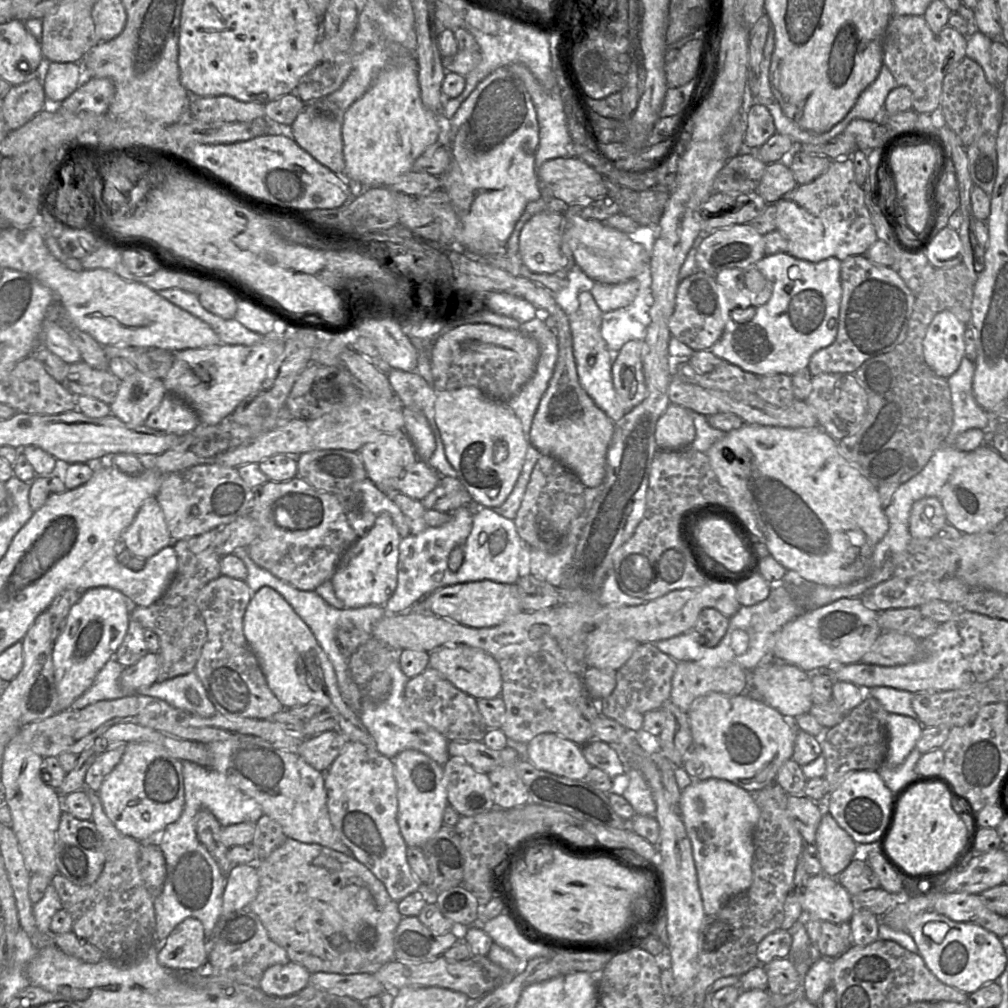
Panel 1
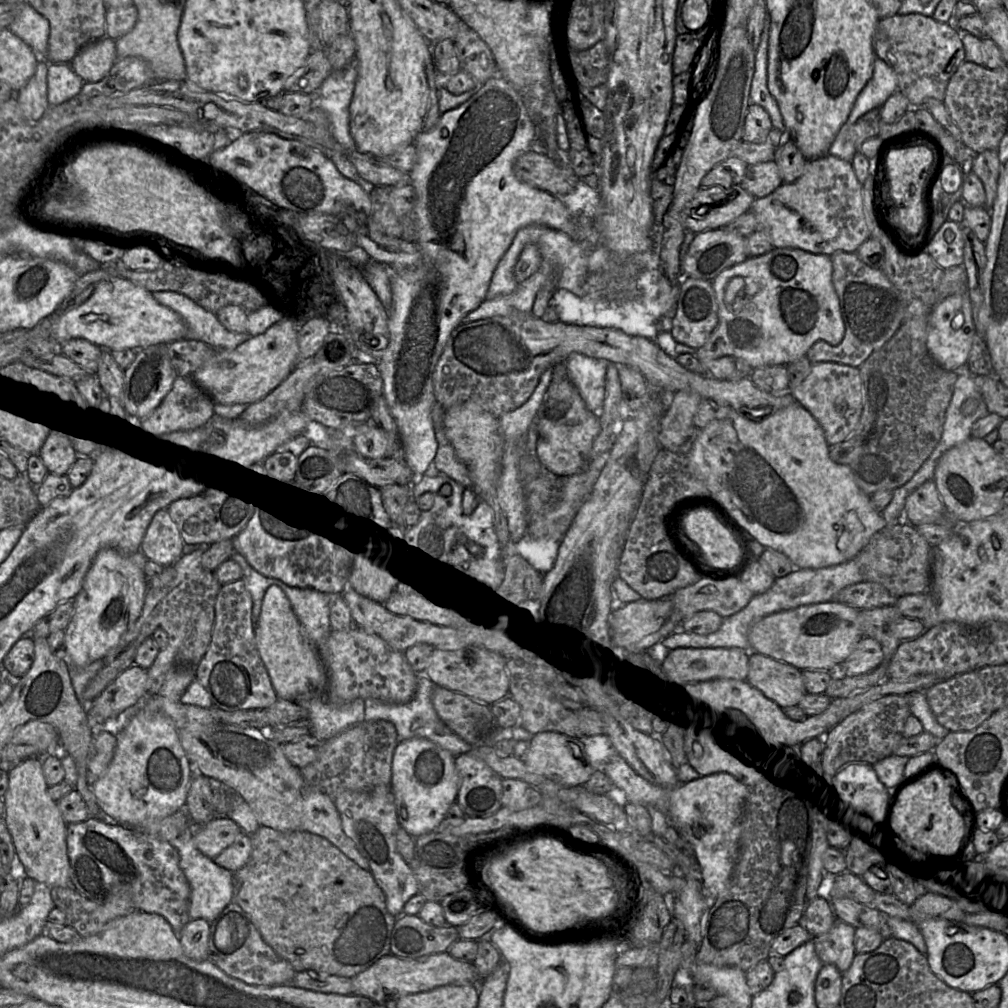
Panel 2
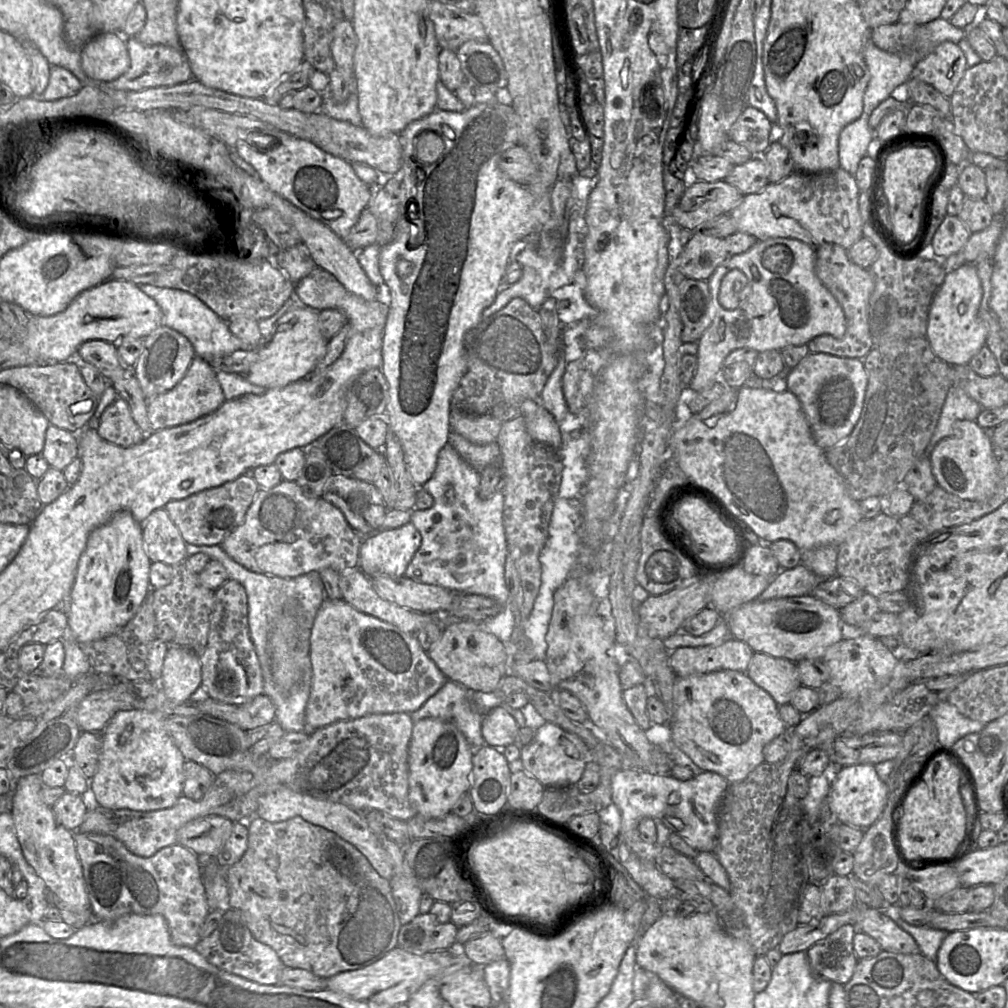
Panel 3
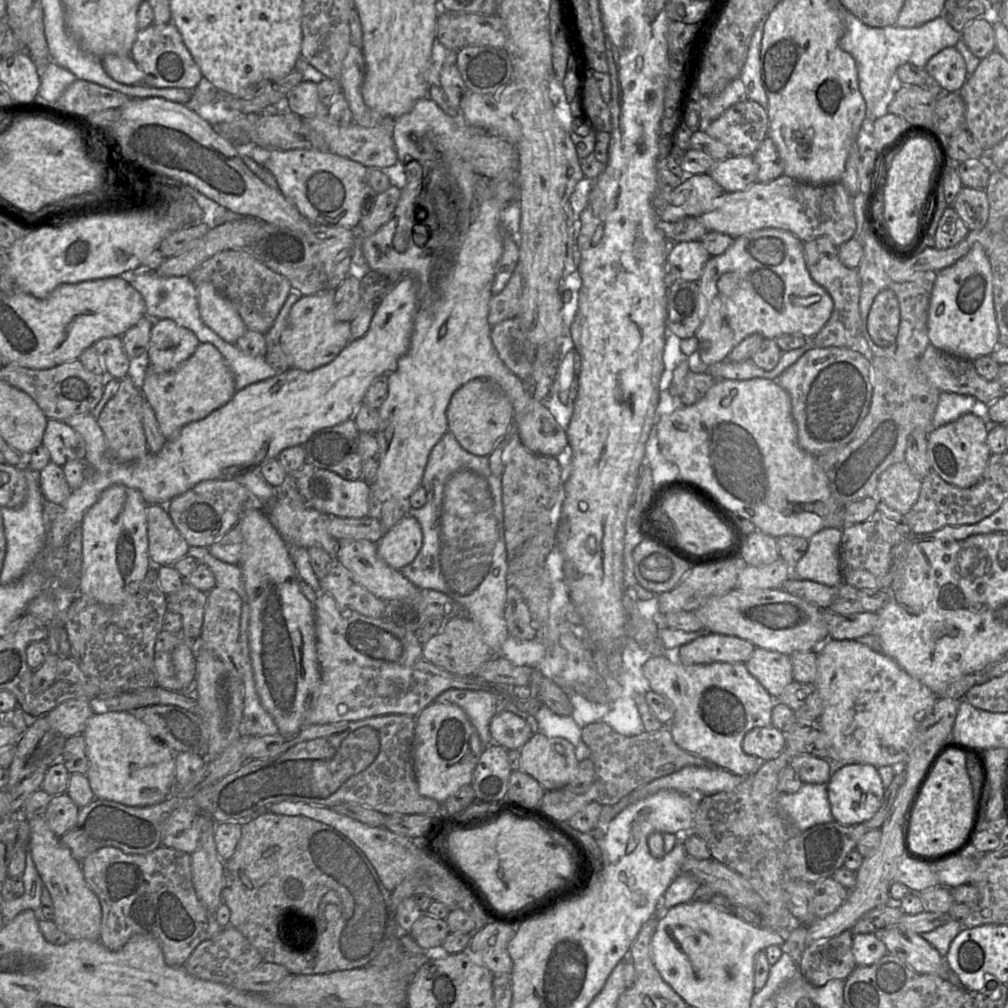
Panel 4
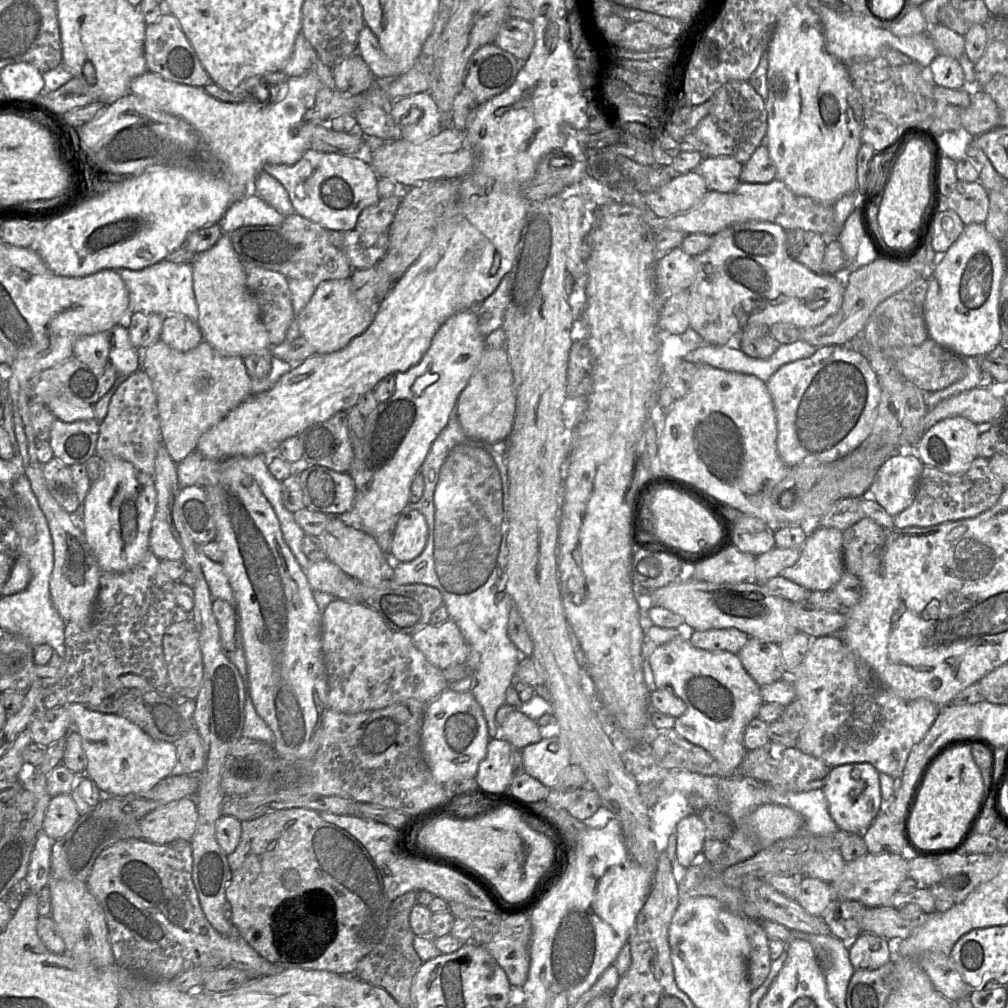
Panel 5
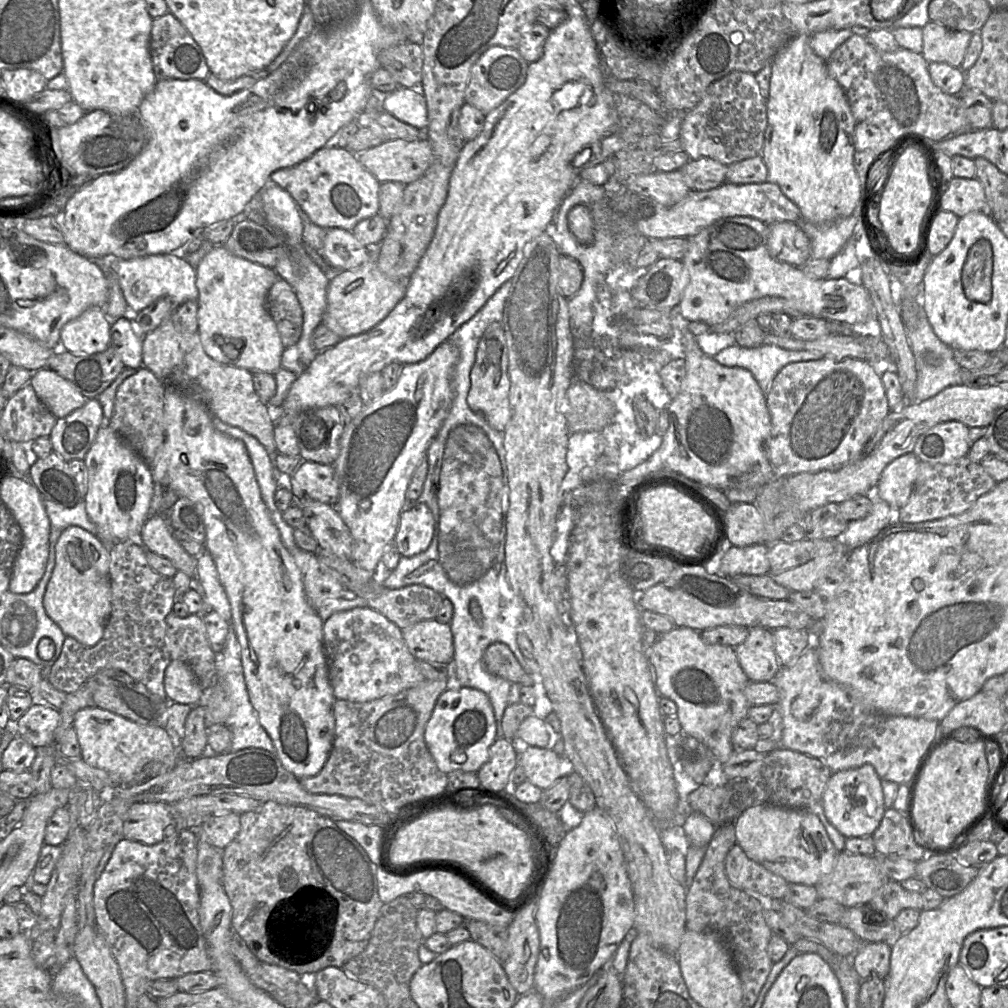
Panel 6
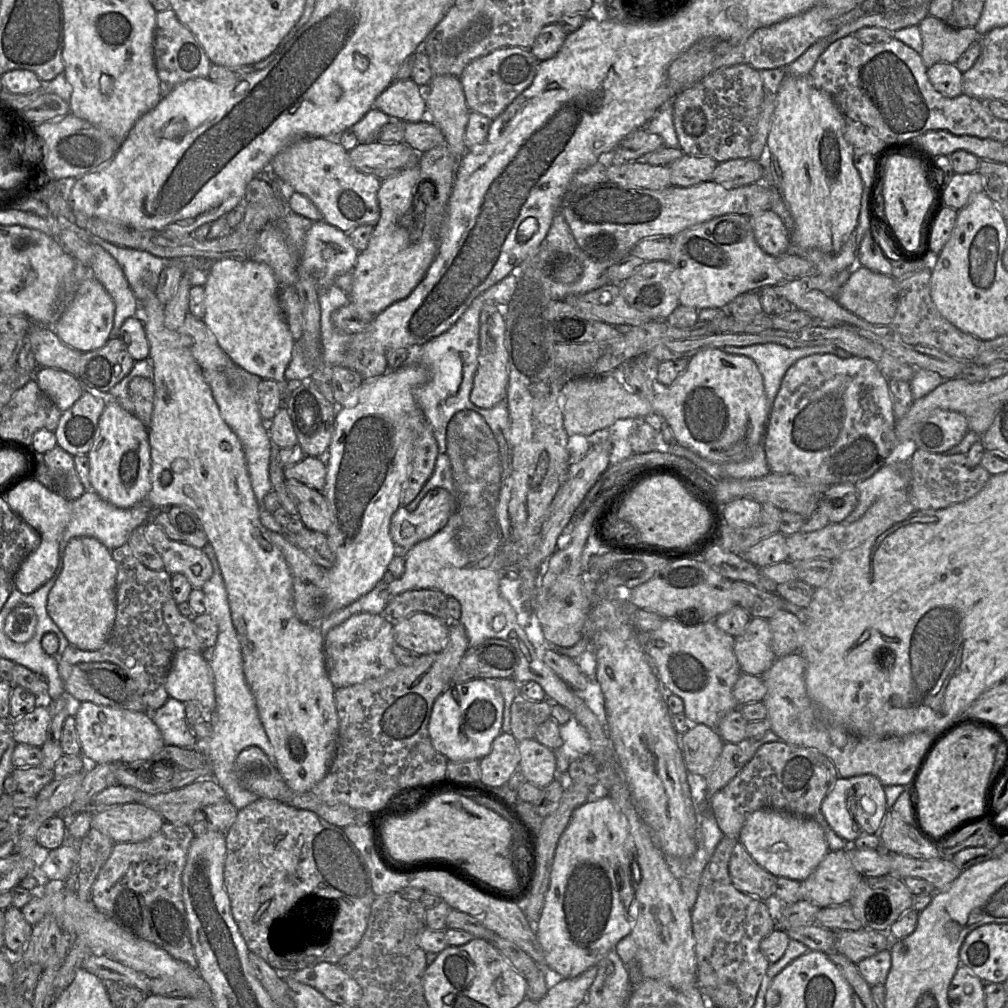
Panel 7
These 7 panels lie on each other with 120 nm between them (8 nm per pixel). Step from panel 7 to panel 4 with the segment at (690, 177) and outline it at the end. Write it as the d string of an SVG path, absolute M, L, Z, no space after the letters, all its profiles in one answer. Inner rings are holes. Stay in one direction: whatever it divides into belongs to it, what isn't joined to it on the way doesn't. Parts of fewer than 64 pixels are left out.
M736 157L716 161L708 174L726 193L735 193L747 189L758 182L757 165L753 157Z

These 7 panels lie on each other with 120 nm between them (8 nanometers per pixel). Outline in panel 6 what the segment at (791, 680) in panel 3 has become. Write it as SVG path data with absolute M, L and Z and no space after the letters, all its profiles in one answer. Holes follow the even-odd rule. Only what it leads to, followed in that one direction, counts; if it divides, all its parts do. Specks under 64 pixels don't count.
M756 625L750 628L746 640L734 648L738 662L750 681L771 682L781 670L776 655L773 632Z

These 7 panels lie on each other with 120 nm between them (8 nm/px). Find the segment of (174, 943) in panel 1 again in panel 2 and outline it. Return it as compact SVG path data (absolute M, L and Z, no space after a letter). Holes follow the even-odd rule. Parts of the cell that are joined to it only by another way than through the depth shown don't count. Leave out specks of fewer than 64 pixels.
M190 920L178 934L184 954L195 961L207 960L209 932L206 920Z

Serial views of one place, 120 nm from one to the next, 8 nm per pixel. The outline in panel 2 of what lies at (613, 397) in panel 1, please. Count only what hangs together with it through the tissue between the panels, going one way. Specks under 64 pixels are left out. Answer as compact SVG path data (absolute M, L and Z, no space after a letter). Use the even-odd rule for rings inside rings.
M572 353L566 360L571 382L578 390L586 407L599 413L605 399L605 380L609 361L590 357L581 353Z

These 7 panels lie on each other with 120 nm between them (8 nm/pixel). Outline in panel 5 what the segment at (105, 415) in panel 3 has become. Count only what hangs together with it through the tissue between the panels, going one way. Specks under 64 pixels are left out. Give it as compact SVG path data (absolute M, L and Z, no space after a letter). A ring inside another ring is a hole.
M137 370L117 388L110 400L107 415L99 426L95 455L102 460L122 459L153 477L155 458L161 446L156 394L144 370Z

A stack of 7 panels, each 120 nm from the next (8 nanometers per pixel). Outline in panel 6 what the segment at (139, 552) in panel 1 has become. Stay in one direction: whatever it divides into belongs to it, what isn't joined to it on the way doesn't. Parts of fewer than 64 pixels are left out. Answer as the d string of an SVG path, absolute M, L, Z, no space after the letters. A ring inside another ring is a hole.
M156 514L146 520L140 532L140 543L146 550L168 559L177 571L196 579L197 557L187 553L174 538L165 515Z

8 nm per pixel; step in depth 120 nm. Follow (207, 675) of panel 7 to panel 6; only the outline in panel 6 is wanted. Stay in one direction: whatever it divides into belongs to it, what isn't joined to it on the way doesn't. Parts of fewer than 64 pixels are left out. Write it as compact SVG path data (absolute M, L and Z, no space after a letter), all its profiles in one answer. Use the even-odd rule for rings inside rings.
M171 660L164 674L164 689L169 702L193 707L200 703L205 688L186 663Z

